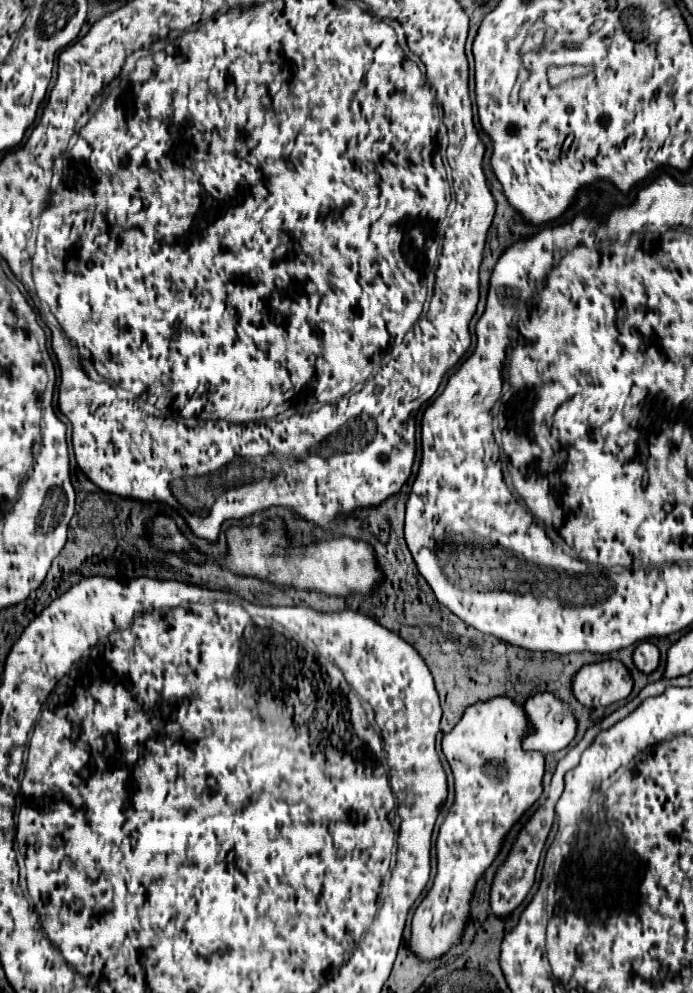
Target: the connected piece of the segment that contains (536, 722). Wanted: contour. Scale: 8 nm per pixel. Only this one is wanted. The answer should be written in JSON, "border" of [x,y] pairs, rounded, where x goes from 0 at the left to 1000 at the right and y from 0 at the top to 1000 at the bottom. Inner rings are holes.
{"border":[[[791,697],[762,703],[756,709],[762,719],[762,737],[753,743],[756,755],[797,759],[814,755],[831,741],[831,725],[817,711]]]}

